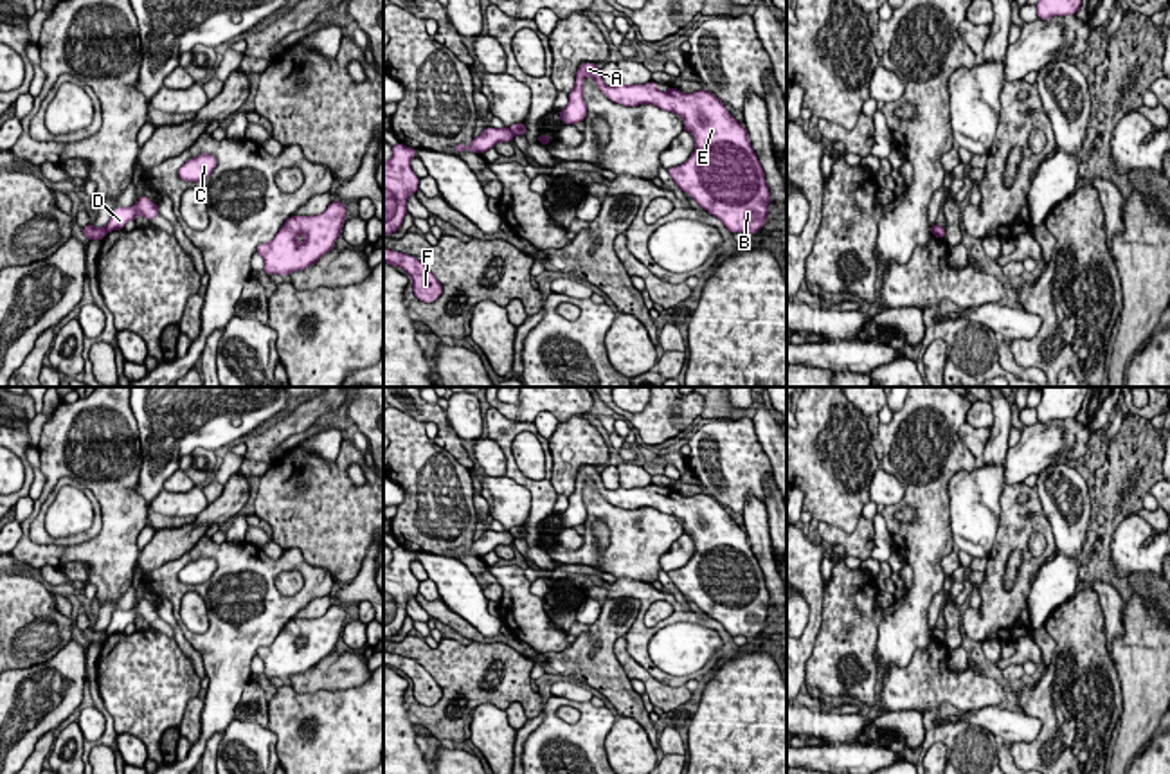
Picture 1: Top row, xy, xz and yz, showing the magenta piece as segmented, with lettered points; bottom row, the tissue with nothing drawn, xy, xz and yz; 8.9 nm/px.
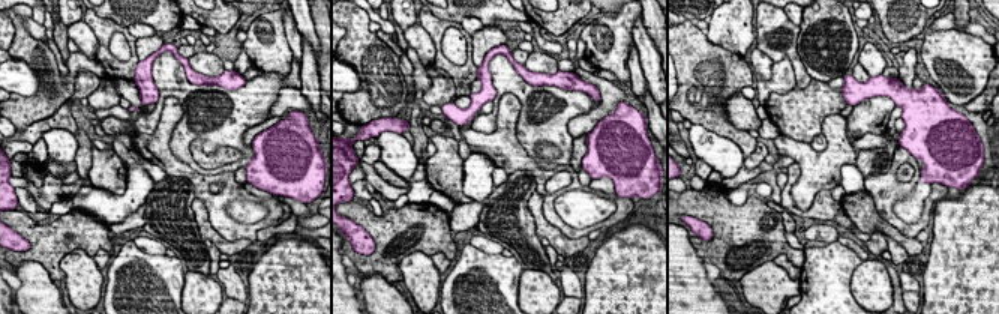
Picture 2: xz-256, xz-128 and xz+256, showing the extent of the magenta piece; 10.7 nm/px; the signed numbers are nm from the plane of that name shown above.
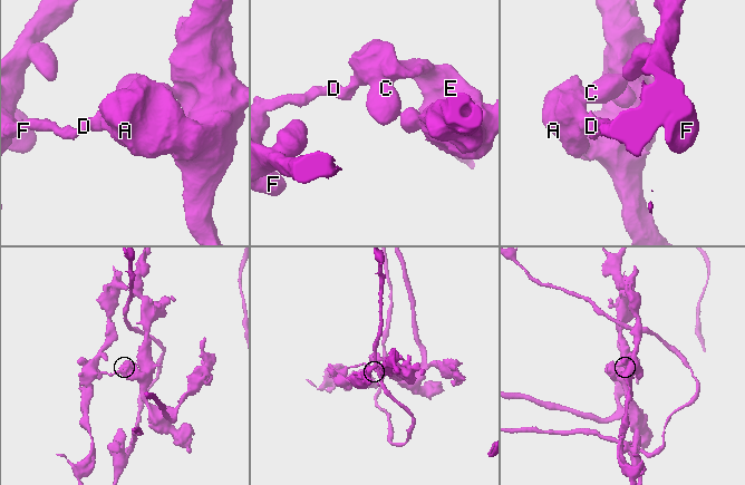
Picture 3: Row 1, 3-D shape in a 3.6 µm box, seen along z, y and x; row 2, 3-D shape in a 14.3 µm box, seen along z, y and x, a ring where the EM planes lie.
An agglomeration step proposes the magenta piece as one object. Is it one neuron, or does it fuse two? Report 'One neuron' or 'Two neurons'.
Two neurons

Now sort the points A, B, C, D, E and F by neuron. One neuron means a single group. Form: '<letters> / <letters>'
A B C D E / F

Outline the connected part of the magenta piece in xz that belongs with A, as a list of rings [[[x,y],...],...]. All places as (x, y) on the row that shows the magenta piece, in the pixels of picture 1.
[[[581,63],[569,104],[560,110],[563,124],[583,122],[583,79],[590,76],[612,103],[623,106],[653,104],[677,113],[684,131],[695,139],[691,157],[668,173],[682,193],[704,211],[718,218],[727,230],[756,234],[770,218],[770,193],[763,167],[754,153],[747,130],[727,112],[709,90],[684,94],[673,86],[666,92],[655,81],[644,85],[607,86],[596,63]]]

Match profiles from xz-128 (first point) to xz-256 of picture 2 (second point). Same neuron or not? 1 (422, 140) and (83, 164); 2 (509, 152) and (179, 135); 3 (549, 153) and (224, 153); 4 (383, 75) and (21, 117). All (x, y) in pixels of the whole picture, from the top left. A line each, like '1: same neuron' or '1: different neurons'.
1: same neuron
2: different neurons
3: same neuron
4: same neuron

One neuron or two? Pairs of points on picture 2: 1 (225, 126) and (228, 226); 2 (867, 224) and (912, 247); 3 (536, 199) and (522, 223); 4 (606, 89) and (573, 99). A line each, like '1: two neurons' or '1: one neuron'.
1: two neurons
2: one neuron
3: two neurons
4: two neurons

